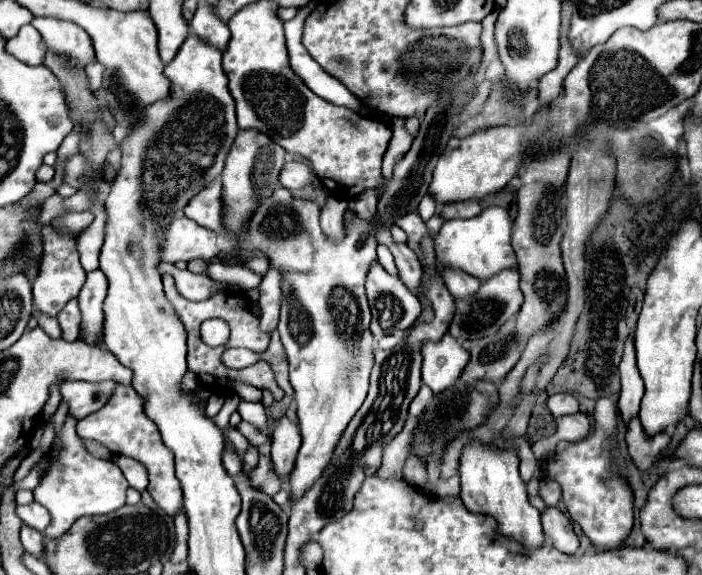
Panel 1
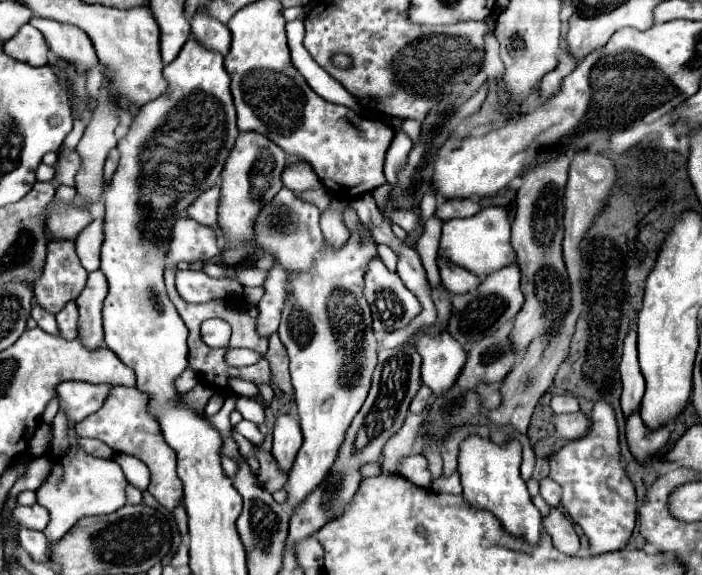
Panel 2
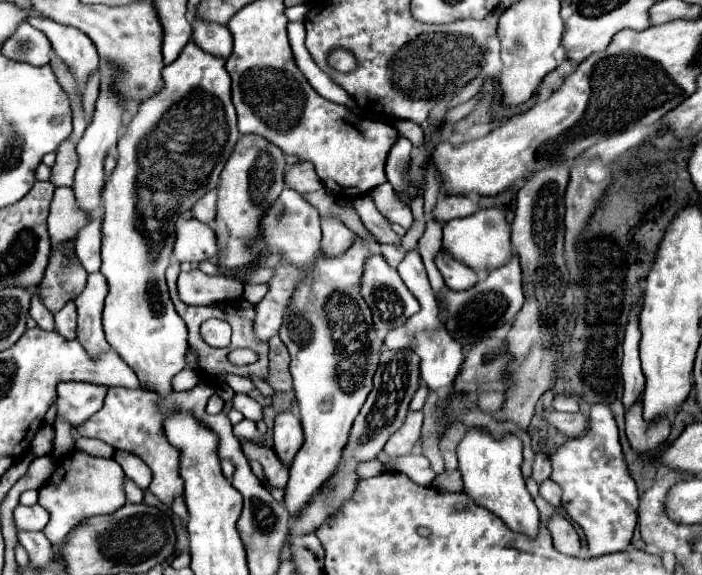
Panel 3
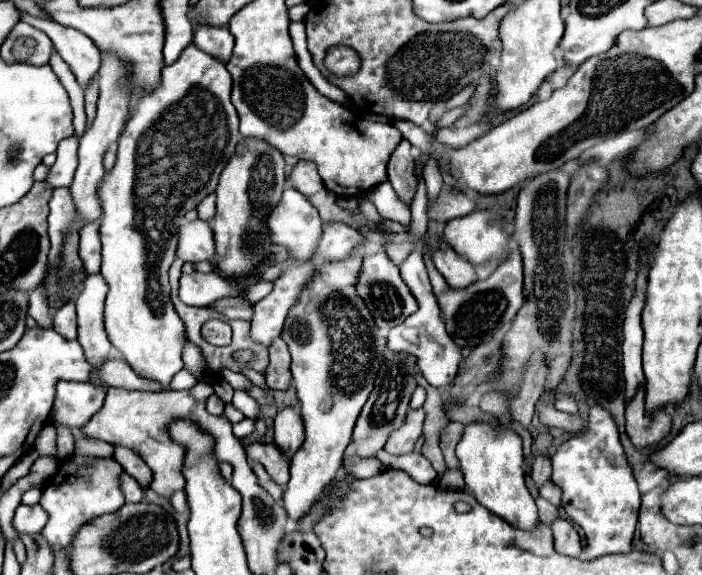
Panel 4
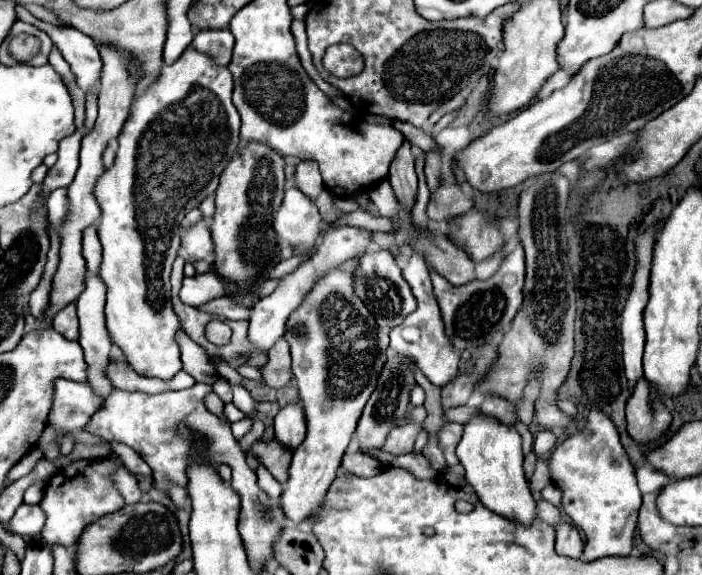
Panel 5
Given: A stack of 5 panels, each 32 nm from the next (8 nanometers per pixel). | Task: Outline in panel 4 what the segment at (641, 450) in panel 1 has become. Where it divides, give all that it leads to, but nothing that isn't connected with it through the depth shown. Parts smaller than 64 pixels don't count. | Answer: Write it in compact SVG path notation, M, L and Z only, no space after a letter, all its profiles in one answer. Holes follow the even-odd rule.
M644 388L636 396L632 404L626 406L626 434L632 444L642 450L650 448L670 432L670 416L666 412L656 412L654 416L646 416L644 412Z

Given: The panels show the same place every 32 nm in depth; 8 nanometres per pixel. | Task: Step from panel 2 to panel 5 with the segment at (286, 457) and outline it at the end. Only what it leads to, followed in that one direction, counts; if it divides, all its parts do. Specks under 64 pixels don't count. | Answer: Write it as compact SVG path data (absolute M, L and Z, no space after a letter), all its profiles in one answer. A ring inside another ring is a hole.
M288 404L284 406L276 418L274 418L274 430L276 430L276 440L294 452L306 438L306 420L300 404Z

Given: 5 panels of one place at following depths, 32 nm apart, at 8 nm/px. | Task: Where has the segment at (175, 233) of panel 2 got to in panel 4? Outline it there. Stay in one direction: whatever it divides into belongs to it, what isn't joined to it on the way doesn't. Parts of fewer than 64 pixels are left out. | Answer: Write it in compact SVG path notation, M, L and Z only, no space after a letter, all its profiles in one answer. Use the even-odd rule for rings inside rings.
M194 220L180 224L176 258L180 258L182 262L196 264L202 260L210 260L214 254L216 254L216 242L208 222Z

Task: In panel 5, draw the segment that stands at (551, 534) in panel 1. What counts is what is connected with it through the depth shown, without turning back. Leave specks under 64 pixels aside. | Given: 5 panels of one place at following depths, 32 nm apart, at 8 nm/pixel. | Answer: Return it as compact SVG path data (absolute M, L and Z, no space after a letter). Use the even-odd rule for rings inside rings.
M560 522L554 526L554 530L556 530L556 552L568 558L580 558L584 546L578 530L570 522Z

